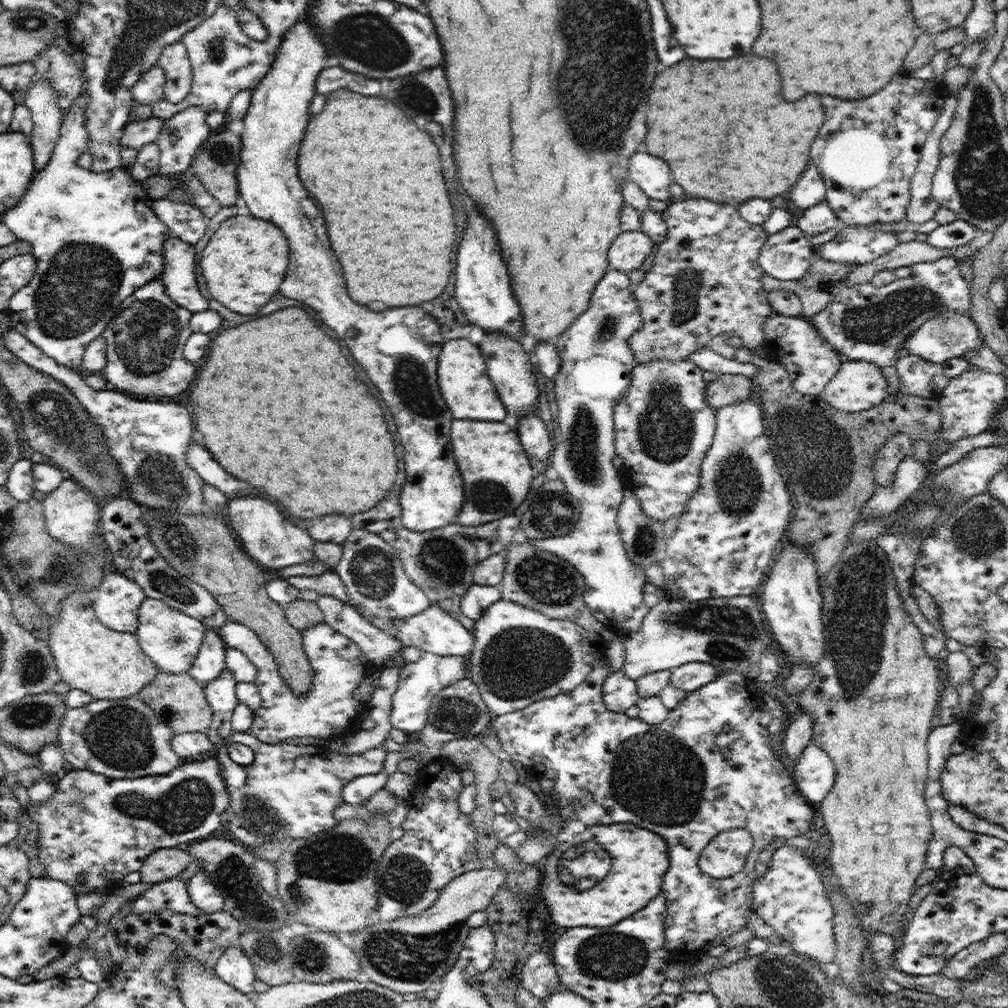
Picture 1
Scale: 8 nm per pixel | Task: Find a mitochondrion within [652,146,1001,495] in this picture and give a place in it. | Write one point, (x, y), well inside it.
(874, 324)

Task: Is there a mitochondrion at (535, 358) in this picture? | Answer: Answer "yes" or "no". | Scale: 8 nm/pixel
no

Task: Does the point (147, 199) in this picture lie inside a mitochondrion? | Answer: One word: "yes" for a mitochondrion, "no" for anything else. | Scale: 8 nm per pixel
no

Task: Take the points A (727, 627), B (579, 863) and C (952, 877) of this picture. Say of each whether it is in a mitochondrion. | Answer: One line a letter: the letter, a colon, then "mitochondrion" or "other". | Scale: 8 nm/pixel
A: mitochondrion
B: mitochondrion
C: other

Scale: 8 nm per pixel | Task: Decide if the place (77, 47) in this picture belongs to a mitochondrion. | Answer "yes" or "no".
no

